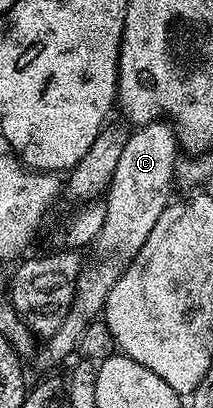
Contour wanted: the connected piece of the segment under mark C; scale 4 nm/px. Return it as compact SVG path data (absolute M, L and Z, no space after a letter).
M154 122L134 127L130 131L127 142L123 146L123 154L119 154L119 163L115 166L115 174L109 183L109 190L103 197L105 205L105 217L103 226L99 230L96 240L91 245L93 251L93 261L86 263L82 267L81 275L77 277L77 289L73 295L73 301L69 307L67 318L61 321L61 326L55 330L55 334L44 341L42 348L35 357L35 365L41 374L49 374L54 371L56 364L61 364L69 355L77 352L80 339L83 338L84 331L90 323L96 321L105 311L107 294L111 294L111 286L125 273L125 268L139 254L143 242L147 242L151 230L155 227L155 222L159 222L159 214L168 208L171 197L174 195L173 171L179 157L179 141L177 133L173 130L173 125L168 122Z

